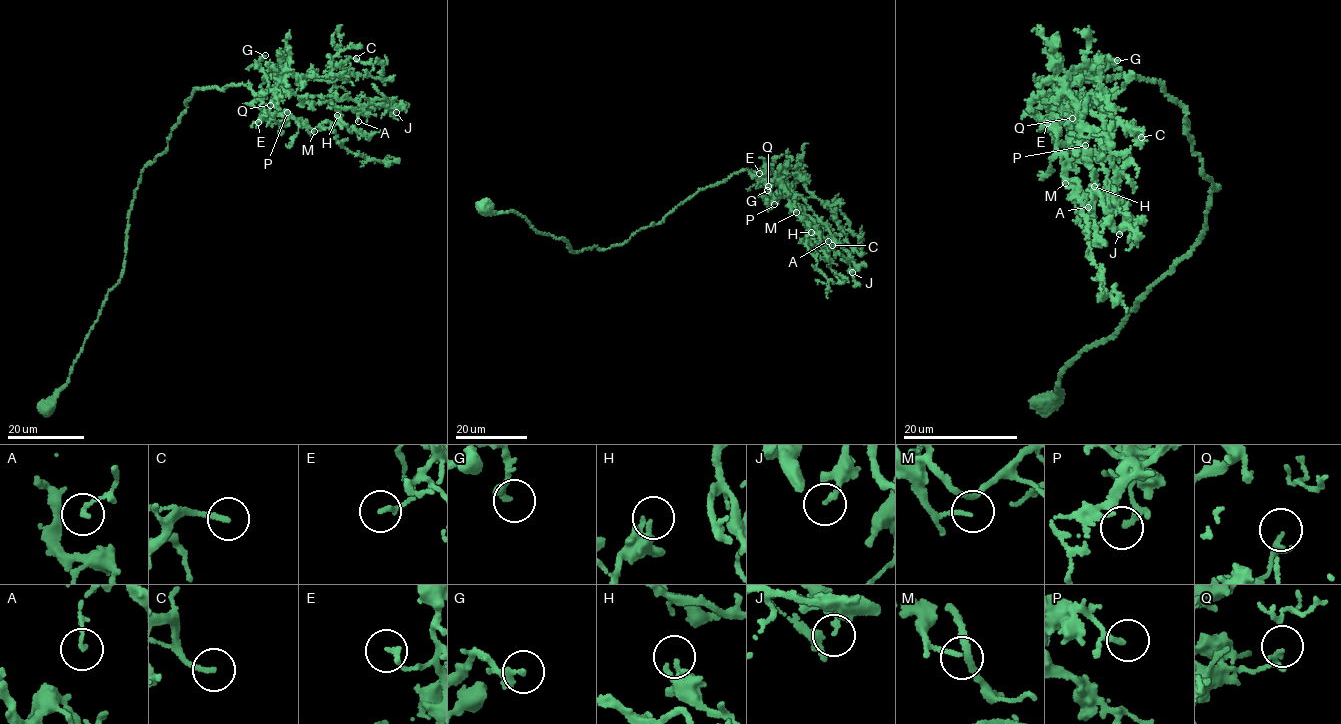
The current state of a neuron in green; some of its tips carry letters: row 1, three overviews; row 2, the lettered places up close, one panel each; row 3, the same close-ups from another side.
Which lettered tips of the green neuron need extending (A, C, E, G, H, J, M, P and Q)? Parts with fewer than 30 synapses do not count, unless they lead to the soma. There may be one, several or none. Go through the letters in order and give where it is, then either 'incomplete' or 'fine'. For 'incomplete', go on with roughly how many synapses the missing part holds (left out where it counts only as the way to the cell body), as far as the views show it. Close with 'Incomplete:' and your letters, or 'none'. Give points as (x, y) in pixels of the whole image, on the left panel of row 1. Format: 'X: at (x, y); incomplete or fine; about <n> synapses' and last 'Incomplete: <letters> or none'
A: at (358, 121); fine
C: at (356, 58); incomplete; about 40 synapses
E: at (258, 122); fine
G: at (265, 55); fine
H: at (337, 115); fine
J: at (396, 112); fine
M: at (314, 131); fine
P: at (287, 112); fine
Q: at (270, 105); fine
Incomplete: C

